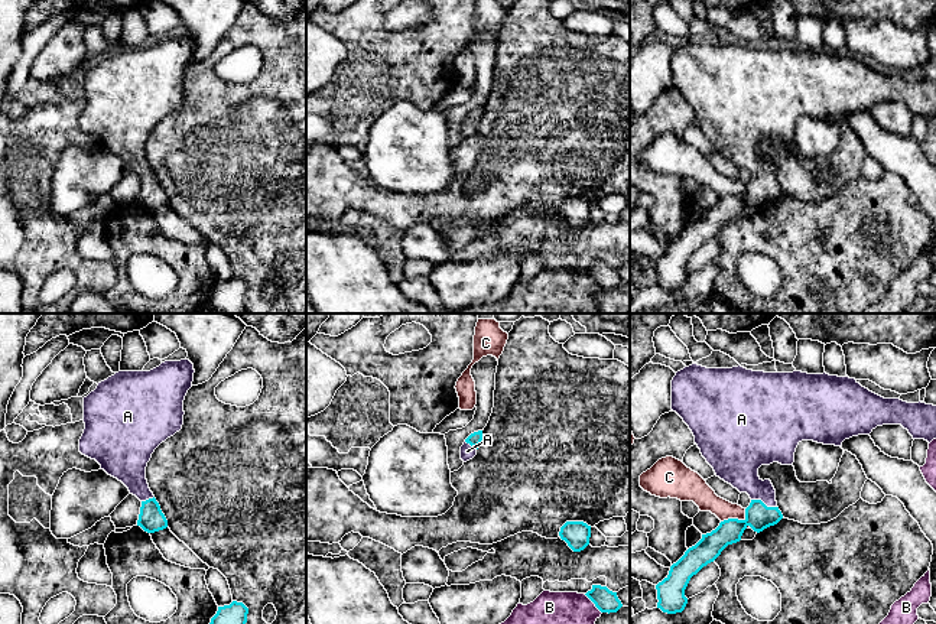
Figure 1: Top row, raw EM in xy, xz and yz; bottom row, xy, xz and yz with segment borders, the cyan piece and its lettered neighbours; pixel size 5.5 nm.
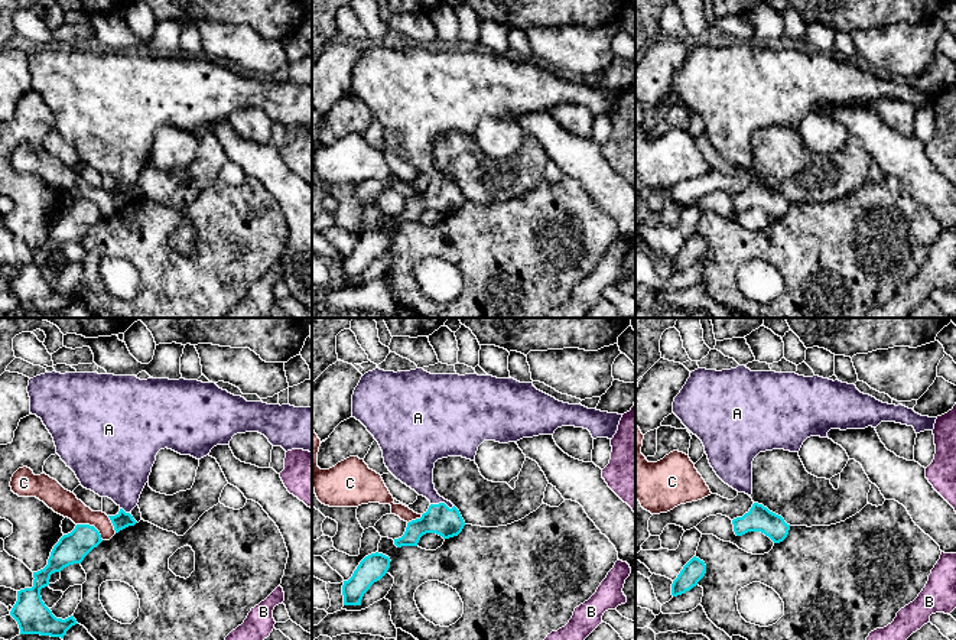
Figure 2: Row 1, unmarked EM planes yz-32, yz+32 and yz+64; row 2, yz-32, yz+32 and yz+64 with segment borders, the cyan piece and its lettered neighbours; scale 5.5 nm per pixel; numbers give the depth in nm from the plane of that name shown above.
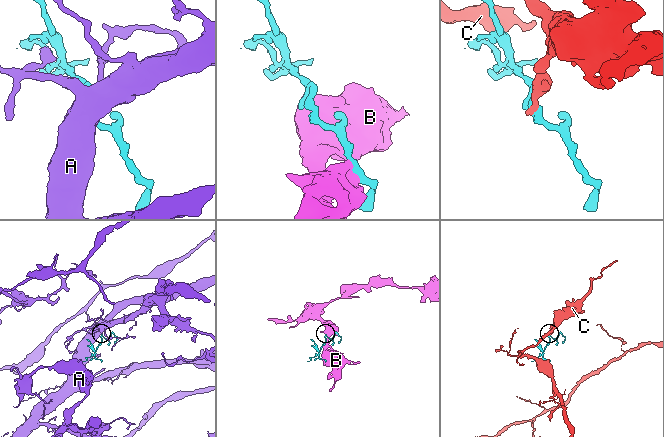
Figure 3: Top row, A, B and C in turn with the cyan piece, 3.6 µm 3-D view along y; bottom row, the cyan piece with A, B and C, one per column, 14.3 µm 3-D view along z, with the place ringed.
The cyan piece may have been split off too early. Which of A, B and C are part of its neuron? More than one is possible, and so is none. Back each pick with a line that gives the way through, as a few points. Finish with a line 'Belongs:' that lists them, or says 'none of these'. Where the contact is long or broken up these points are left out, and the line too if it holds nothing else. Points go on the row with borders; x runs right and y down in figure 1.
A: runs through yz (759, 516), (763, 512), (763, 503), (738, 465)
Belongs: A

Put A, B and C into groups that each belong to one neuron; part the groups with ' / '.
A / B / C

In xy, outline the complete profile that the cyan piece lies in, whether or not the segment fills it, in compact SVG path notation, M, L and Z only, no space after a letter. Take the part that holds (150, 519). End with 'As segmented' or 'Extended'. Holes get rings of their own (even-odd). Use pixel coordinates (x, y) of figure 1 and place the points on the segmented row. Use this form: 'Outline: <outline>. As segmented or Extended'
Outline: M189 360L165 361L150 371L118 371L107 380L98 383L97 389L84 397L85 429L79 439L79 452L95 459L101 469L121 481L142 501L137 526L147 533L155 533L168 527L168 520L160 510L146 480L146 467L155 449L182 429L183 400L194 381L194 364Z. Extended

